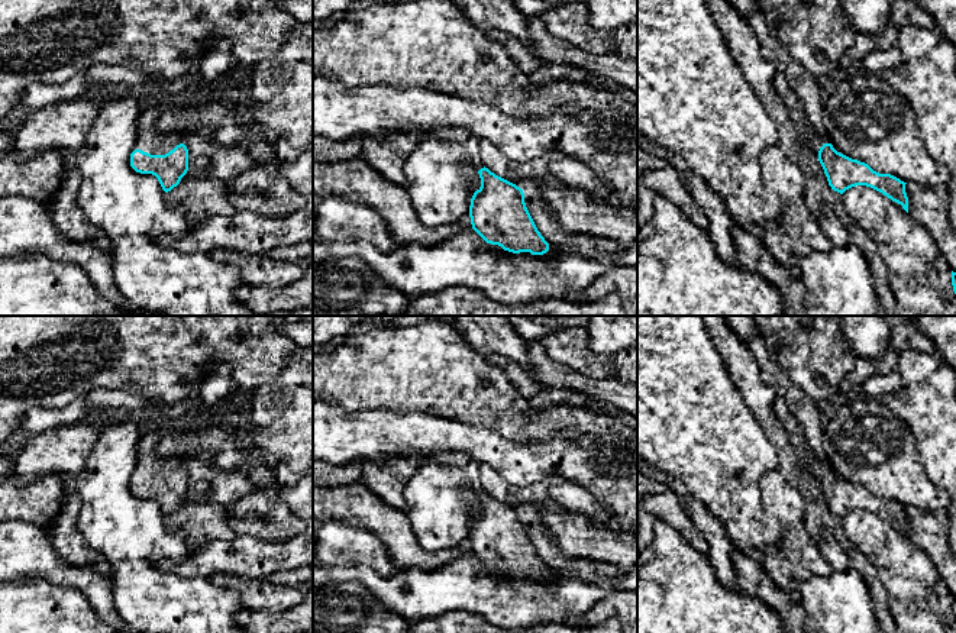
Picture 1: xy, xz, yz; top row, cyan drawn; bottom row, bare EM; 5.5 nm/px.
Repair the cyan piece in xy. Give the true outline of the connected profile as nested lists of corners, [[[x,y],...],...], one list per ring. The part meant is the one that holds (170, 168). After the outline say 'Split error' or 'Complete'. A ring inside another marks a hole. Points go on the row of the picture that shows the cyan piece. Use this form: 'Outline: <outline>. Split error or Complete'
Outline: [[[155,106],[141,110],[130,167],[136,172],[155,175],[168,193],[188,171],[188,149],[184,135],[156,129],[158,117],[159,109]]]. Split error

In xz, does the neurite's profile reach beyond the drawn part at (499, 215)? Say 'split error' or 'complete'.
split error

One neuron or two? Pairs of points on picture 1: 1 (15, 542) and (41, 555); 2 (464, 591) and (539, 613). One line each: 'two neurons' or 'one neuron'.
1: one neuron
2: one neuron

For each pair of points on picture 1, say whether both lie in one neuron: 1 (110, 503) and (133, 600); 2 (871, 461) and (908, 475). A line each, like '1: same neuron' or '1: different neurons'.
1: same neuron
2: same neuron

